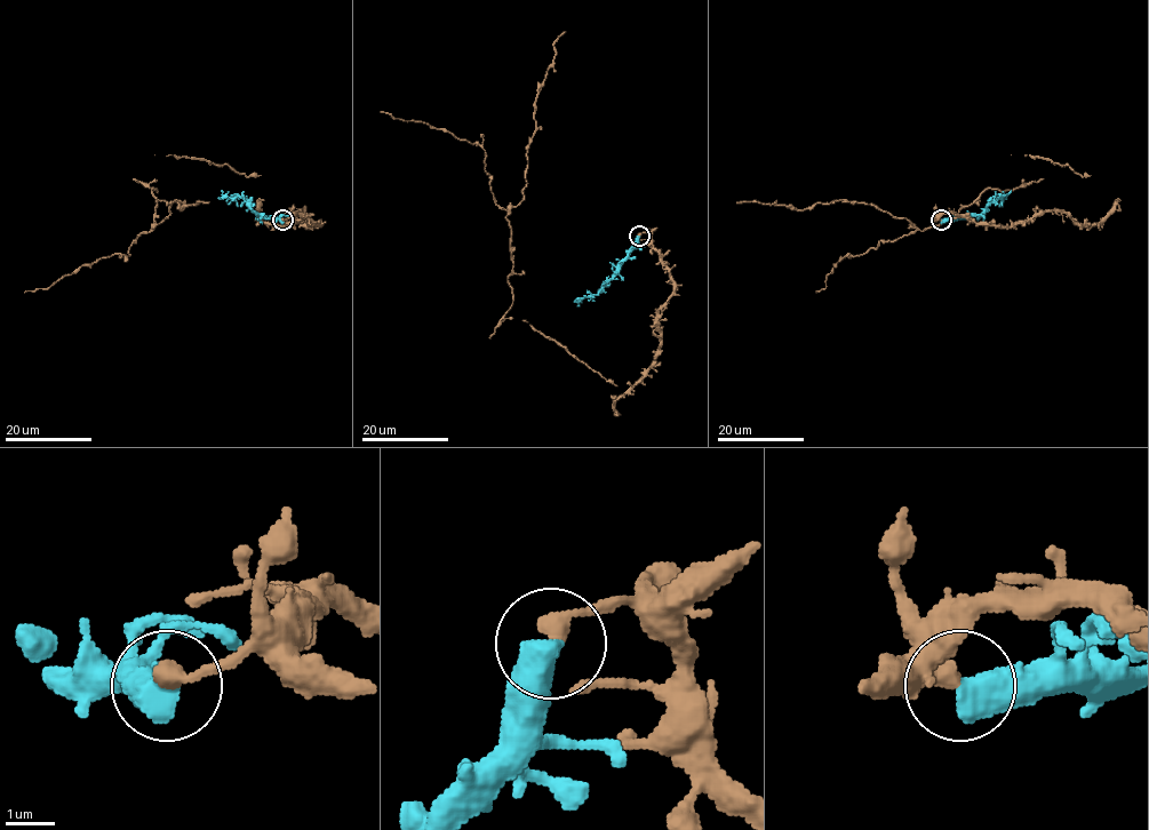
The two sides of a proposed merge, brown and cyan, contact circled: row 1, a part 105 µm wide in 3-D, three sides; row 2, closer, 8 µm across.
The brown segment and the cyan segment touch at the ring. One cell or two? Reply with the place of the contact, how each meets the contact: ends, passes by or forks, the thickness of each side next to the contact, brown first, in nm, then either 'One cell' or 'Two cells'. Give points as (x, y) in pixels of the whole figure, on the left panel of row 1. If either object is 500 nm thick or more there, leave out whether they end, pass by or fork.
Place: (282, 220). Thickness 360 nm (brown) against 700 nm. Two cells

